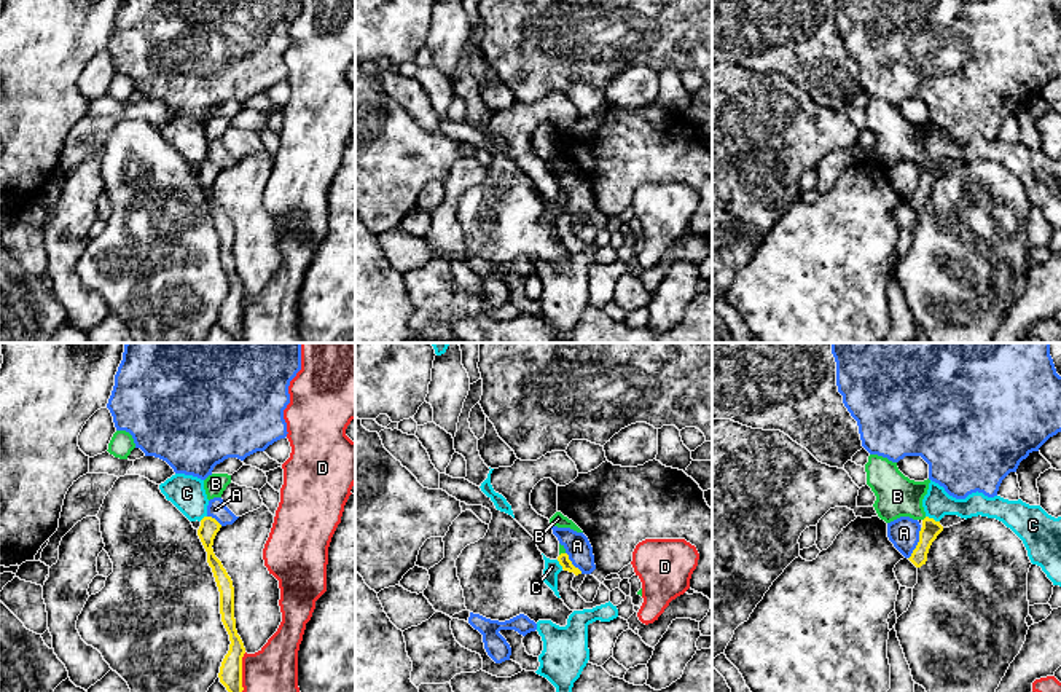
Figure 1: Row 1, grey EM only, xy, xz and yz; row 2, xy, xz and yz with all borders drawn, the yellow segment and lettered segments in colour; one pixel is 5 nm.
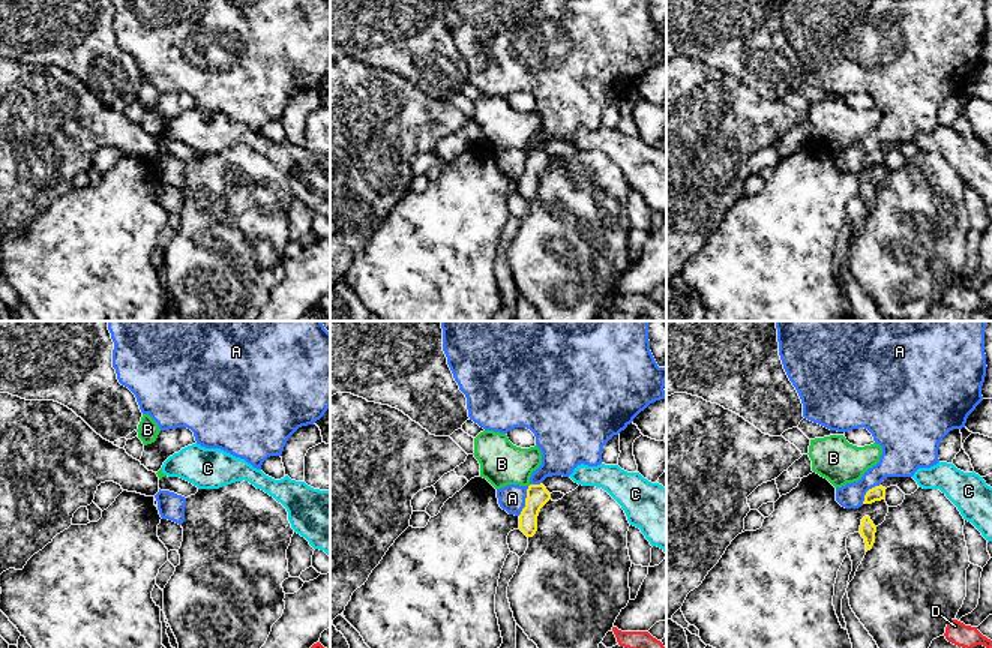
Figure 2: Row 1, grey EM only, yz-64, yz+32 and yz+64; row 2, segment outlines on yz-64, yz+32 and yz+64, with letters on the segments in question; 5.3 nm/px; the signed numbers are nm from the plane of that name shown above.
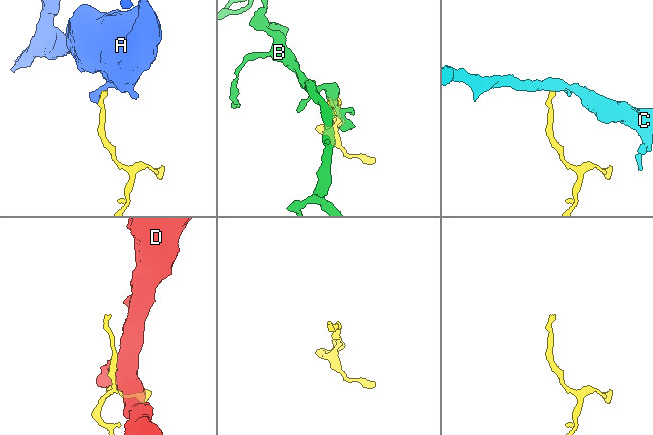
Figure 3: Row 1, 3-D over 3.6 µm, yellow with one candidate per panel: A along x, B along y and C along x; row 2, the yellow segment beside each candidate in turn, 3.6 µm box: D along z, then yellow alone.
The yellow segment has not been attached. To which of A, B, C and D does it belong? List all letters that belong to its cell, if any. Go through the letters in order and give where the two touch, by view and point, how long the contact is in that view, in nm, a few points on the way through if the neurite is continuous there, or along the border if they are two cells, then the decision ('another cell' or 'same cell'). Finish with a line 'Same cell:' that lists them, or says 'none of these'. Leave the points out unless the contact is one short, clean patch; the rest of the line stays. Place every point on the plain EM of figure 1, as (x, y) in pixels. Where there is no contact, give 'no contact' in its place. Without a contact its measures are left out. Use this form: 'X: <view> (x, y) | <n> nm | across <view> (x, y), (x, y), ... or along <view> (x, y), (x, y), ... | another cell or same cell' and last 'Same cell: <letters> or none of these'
A: yz (918, 187) | 170 nm | along yz (921, 171), (918, 187), (908, 201) | another cell
B: yz (924, 161) | 30 nm | across yz (931, 171), (924, 161), (904, 141), (897, 139) | same cell
C: yz (932, 161) | 80 nm | along yz (926, 158), (939, 165) | another cell
D: xy (241, 318) | 240 nm | along xy (246, 295), (242, 300), (242, 337), (239, 340) | another cell
Same cell: B

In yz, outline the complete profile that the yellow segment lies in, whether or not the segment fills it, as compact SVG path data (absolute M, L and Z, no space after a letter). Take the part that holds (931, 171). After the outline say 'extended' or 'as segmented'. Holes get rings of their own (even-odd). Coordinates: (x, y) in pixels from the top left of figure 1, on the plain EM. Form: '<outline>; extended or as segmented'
M929 159L922 163L922 171L919 174L919 185L913 193L911 199L908 201L916 210L926 207L929 191L942 174L943 169L940 167L940 164L935 164L934 161Z; as segmented

